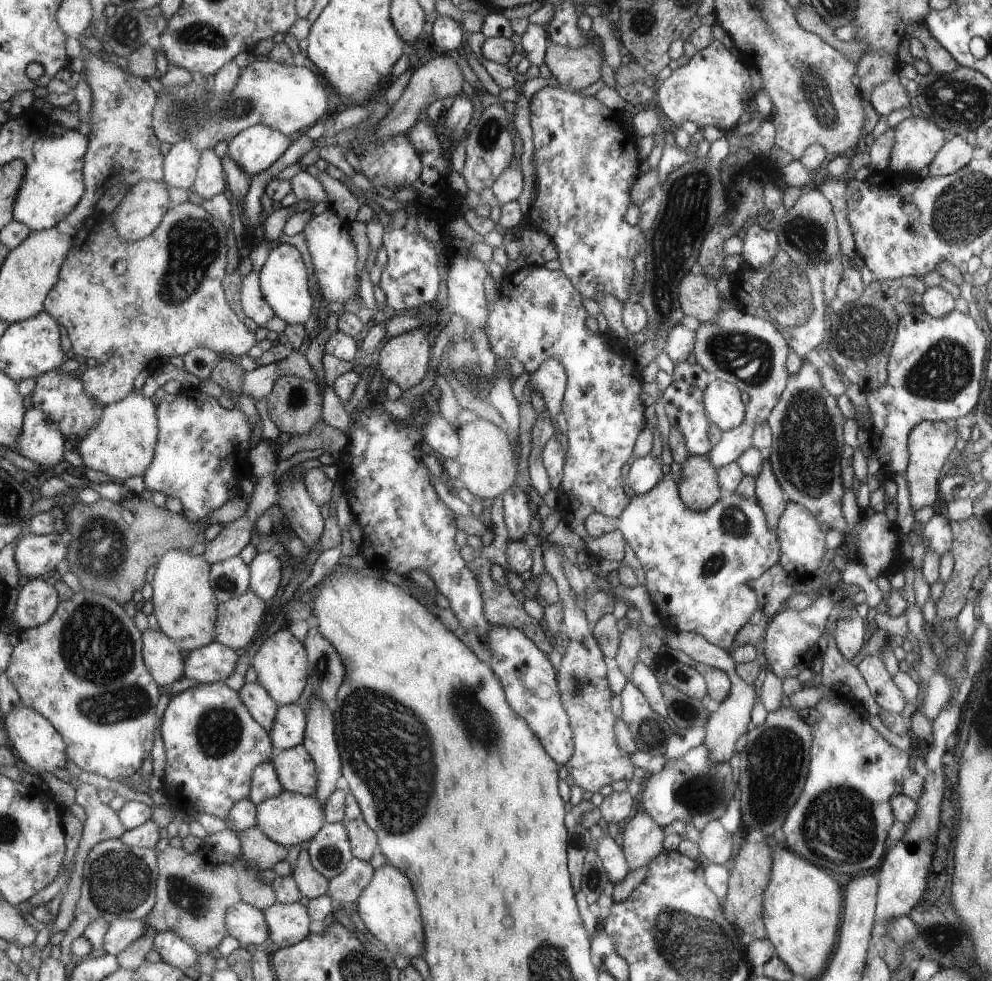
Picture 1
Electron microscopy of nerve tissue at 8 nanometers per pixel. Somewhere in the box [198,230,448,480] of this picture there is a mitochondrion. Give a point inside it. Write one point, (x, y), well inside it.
(298, 398)

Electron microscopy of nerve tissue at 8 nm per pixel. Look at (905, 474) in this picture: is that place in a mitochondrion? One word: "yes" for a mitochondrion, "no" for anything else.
no

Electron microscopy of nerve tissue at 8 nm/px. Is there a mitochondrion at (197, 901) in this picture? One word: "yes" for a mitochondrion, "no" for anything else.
yes

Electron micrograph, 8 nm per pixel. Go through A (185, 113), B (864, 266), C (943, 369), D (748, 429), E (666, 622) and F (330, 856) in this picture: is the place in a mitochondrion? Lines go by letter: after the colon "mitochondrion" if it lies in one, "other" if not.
A: mitochondrion
B: other
C: mitochondrion
D: other
E: other
F: mitochondrion

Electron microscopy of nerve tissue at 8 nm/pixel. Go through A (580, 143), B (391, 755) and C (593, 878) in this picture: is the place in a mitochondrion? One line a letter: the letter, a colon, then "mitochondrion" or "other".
A: mitochondrion
B: mitochondrion
C: mitochondrion

